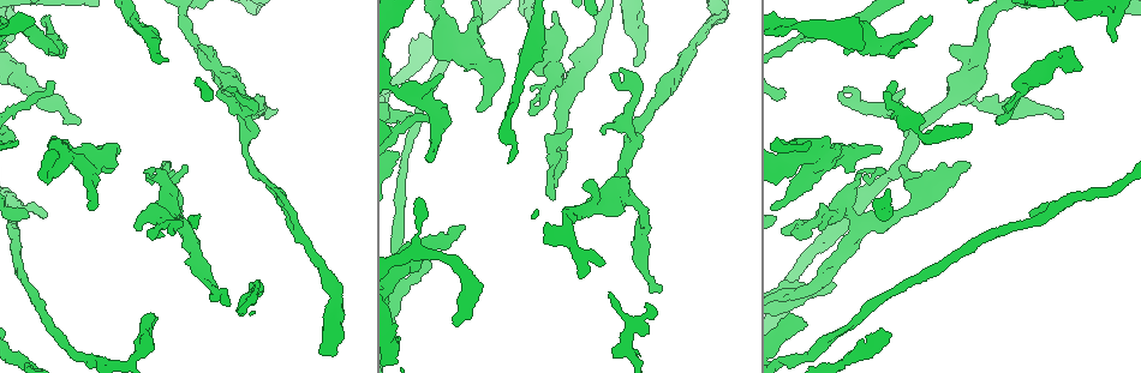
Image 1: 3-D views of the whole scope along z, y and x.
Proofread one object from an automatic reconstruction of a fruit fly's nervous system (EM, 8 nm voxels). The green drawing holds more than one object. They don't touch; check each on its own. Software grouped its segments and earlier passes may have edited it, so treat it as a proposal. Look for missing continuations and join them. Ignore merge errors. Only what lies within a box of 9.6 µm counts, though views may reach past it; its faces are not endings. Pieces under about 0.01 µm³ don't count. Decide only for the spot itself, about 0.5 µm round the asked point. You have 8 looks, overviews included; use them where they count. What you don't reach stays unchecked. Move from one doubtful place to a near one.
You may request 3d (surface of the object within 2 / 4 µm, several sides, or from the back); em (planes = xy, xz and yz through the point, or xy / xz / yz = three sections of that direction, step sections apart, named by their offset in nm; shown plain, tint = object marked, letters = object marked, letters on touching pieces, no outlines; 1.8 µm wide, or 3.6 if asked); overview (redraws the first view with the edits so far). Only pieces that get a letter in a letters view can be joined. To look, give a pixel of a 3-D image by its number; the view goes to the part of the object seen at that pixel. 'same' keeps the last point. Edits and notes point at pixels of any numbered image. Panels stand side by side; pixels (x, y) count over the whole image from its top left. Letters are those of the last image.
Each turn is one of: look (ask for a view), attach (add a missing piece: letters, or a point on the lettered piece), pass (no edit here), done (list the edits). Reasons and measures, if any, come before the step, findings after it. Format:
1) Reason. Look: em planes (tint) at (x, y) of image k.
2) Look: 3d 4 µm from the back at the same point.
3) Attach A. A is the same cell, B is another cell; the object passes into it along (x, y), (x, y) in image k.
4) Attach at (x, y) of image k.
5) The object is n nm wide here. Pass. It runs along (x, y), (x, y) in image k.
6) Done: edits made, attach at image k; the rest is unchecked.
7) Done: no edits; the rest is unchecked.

Free end. Look: 3d 2 µm at (54, 85) of image 1.

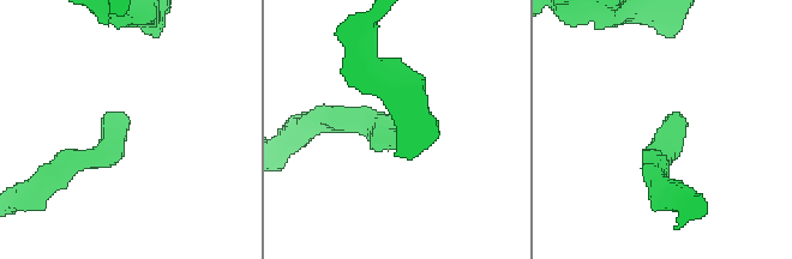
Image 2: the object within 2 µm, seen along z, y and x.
Look: em planes (letters) at (393, 148) of image 2.

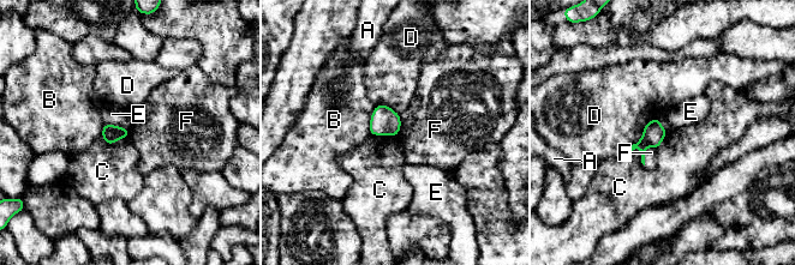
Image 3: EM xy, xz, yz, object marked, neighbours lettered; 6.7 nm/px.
The object is 120 nm wide here. Pass. A, B, C, D, E and F are other cells; a border runs along (651, 145), (646, 149), (644, 164) in image 3; no lettered piece goes on from it.

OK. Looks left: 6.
Free end. Look: em xz step 16 (tint) at (429, 162) of image 1.

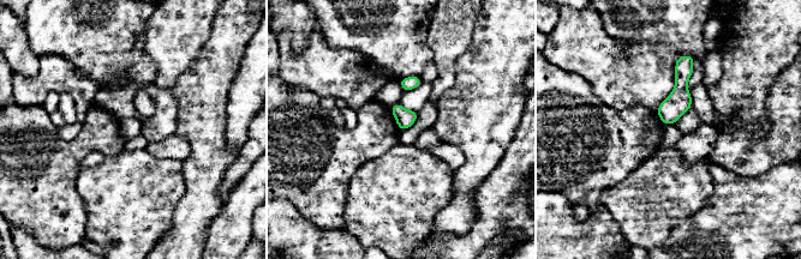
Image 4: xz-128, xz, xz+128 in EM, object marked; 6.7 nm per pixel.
Cut it another way. Look: em planes (tint) at the same point.

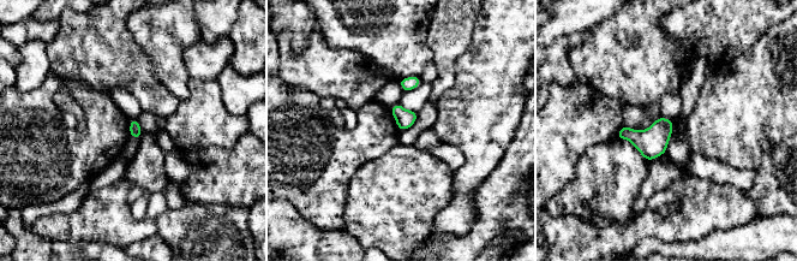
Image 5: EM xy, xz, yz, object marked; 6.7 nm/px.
Look: em planes (letters) at the same point.

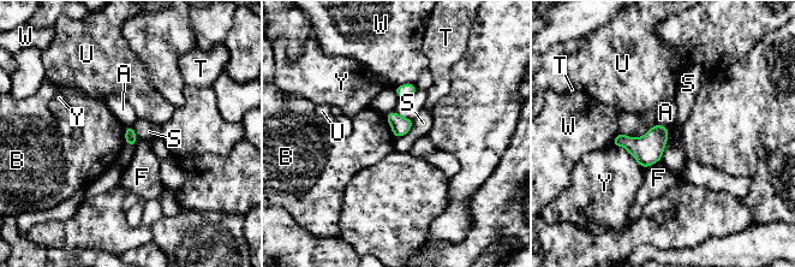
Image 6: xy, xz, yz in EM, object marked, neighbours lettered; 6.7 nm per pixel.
Pass. A, B, F, S, T, U, W and Y are other cells; a border runs along (384, 117), (395, 138) in image 6; no lettered piece goes on from it.

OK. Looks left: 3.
An open end. Look: 3d 4 µm at (997, 123) of image 1.

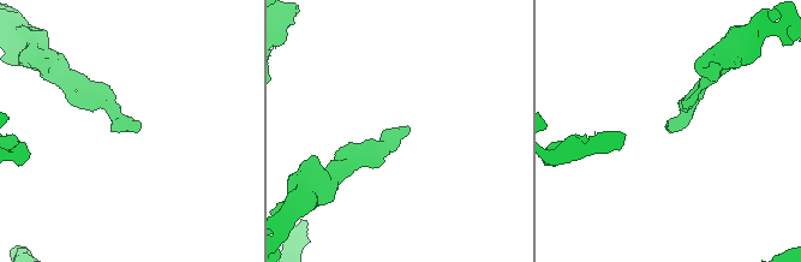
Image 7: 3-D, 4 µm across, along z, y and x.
Shape alone is not enough. Look: em planes (tint) at (671, 131) of image 7.

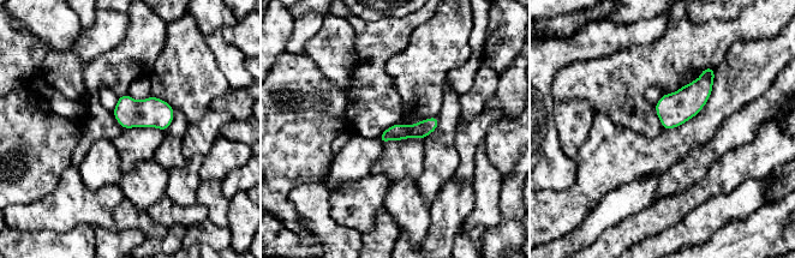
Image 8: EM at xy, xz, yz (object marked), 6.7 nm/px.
See the neighbours. Look: em planes (letters) at the same point.

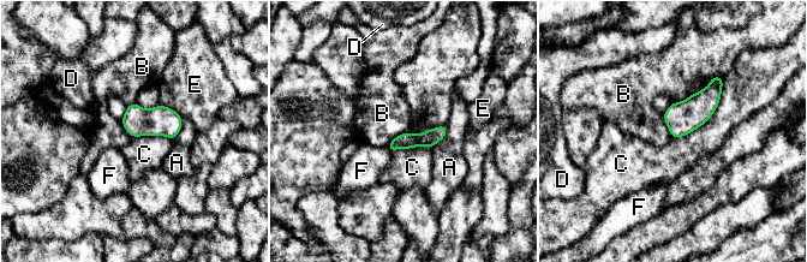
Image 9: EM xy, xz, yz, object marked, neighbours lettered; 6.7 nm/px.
Pass. A, B, C, D, E and F are other cells; a border runs along (662, 113), (671, 136) in image 9; no lettered piece goes on from it.

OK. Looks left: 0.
Done: no edits; the rest is unchecked.

